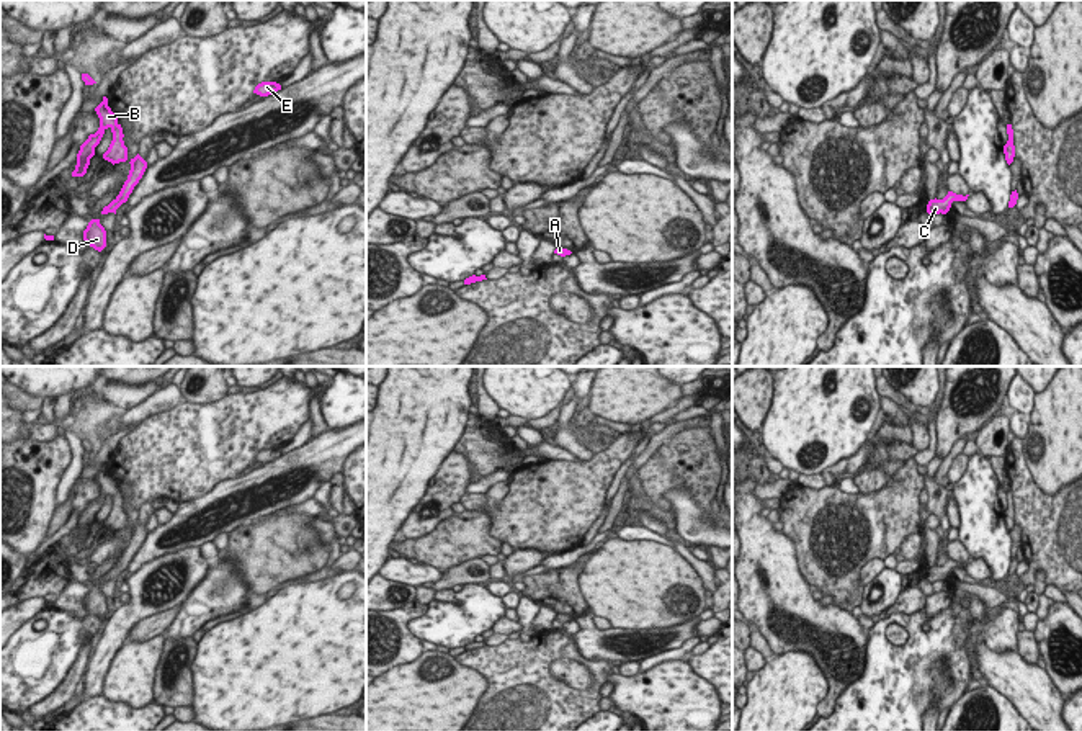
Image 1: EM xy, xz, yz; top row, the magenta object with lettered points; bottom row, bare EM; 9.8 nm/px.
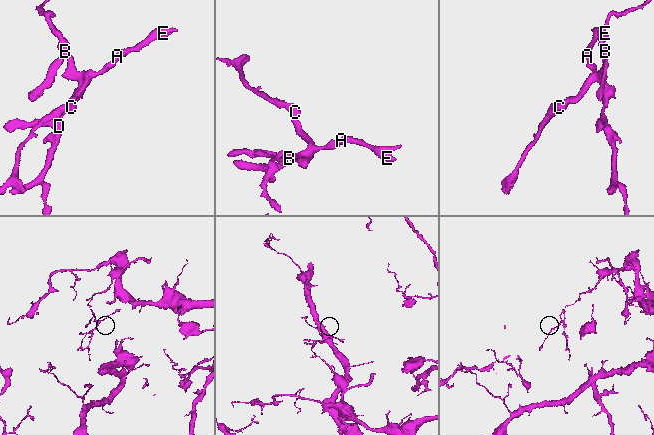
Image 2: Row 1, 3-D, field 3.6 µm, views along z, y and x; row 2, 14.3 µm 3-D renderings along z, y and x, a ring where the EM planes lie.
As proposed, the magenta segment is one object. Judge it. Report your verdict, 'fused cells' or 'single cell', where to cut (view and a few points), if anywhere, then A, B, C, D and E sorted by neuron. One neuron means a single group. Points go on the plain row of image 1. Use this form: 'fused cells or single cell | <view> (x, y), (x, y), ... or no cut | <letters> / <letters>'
single cell | no cut | A B C D E

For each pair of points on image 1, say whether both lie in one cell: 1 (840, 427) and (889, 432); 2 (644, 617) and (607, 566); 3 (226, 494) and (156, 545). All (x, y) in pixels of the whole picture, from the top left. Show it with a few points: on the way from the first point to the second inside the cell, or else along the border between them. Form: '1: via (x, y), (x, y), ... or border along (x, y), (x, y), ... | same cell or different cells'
1: border along (868, 437), (847, 458) | different cells
2: via (644, 604), (620, 579) | same cell
3: via (208, 506), (170, 529) | same cell

